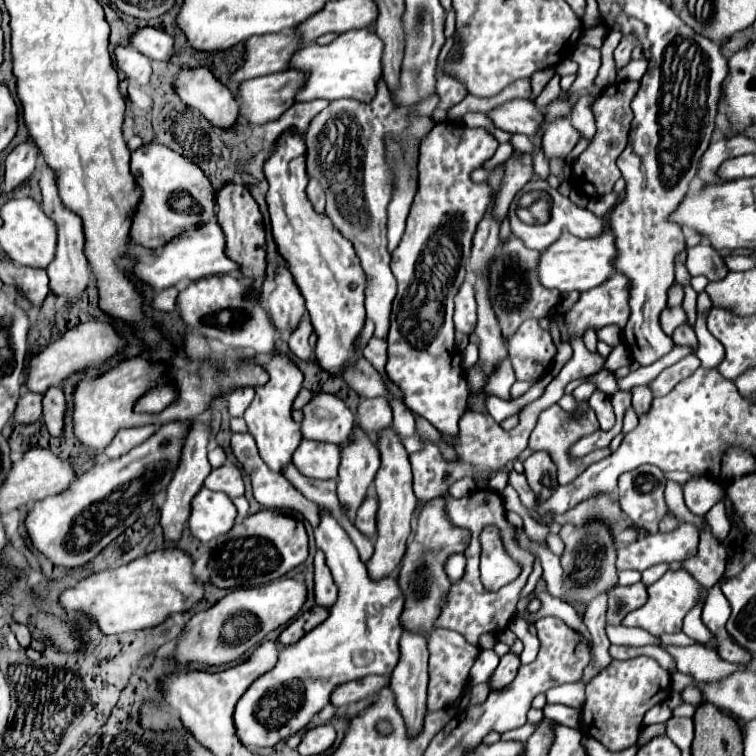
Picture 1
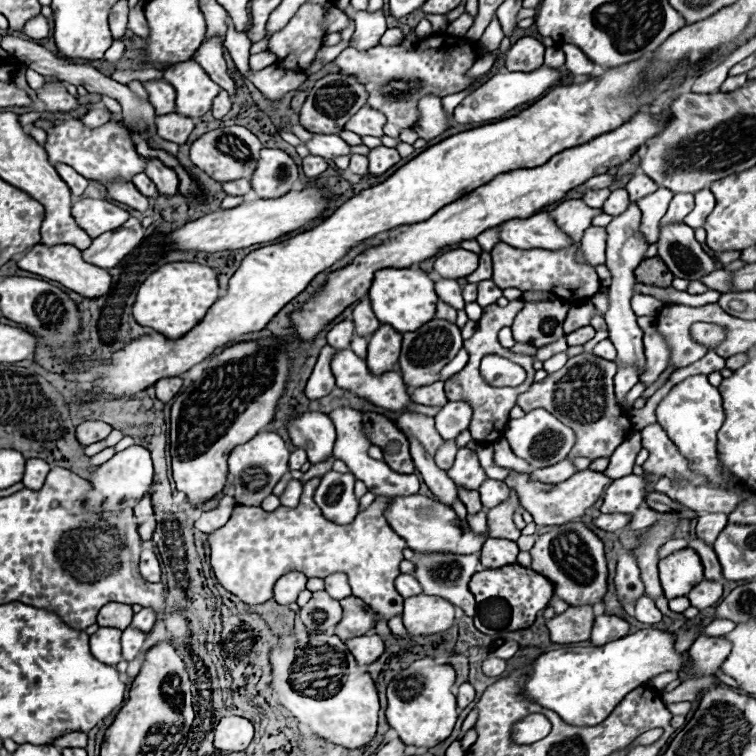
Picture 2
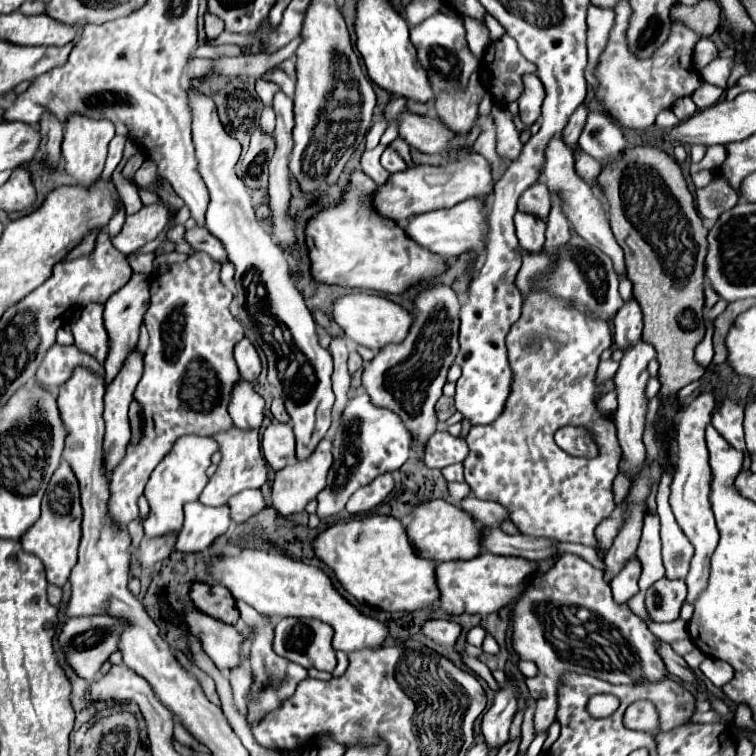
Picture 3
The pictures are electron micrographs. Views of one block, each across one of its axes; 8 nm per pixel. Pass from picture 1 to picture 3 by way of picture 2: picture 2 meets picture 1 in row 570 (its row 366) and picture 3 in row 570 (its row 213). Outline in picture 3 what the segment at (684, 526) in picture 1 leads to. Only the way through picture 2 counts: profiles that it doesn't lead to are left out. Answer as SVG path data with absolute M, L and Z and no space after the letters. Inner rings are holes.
M632 558L626 568L610 582L610 588L612 588L612 594L614 594L614 600L618 604L628 604L630 598L634 598L640 588L638 588L638 578L640 578L640 564L636 558Z

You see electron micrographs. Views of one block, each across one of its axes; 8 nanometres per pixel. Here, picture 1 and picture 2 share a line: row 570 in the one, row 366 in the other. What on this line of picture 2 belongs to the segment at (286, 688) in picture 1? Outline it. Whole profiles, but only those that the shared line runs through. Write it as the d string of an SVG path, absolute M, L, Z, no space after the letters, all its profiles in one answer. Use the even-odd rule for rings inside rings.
M350 348L340 350L338 354L334 354L330 366L332 366L332 372L336 376L336 386L338 388L348 390L348 392L372 402L374 406L380 406L380 408L390 410L390 412L412 412L410 406L414 402L412 402L410 394L406 392L406 384L402 382L402 376L400 376L398 370L390 370L390 372L386 372L382 376L374 376L374 374L370 374L370 370L366 366L366 360L356 356Z

